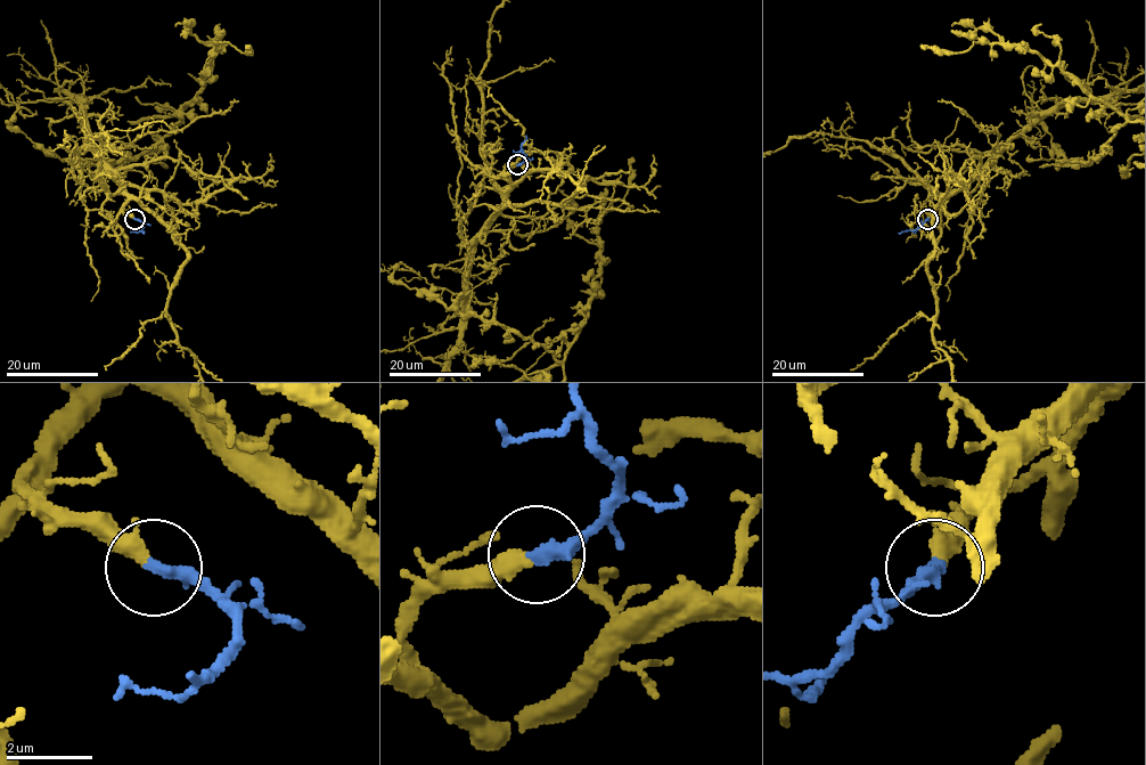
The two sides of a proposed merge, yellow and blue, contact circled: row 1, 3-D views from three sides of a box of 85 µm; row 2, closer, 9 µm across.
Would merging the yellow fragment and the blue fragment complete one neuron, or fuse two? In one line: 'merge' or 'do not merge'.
merge

